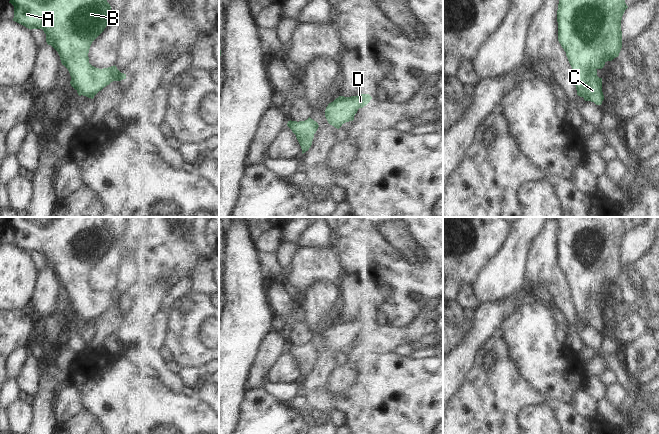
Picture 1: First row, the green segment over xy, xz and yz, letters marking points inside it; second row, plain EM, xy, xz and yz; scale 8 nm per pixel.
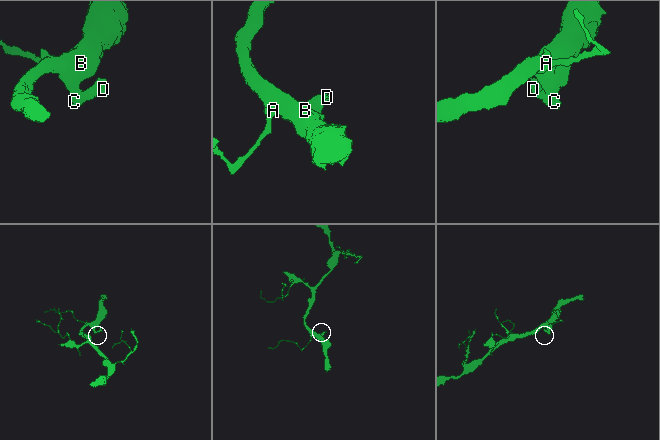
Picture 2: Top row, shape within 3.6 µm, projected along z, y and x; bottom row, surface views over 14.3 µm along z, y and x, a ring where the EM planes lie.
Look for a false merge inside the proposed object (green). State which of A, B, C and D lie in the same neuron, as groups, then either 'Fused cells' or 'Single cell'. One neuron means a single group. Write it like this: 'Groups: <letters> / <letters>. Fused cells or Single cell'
Groups: A B C D. Single cell.

